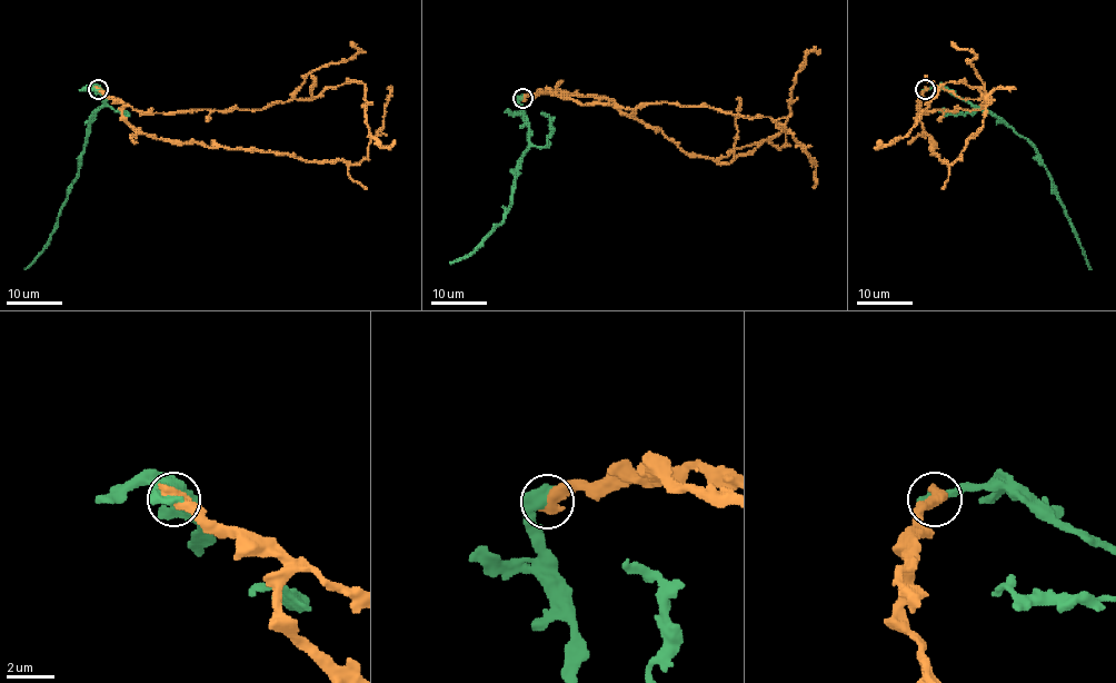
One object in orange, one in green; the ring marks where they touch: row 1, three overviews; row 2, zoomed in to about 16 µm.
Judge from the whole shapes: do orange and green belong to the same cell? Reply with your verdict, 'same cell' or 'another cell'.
another cell

